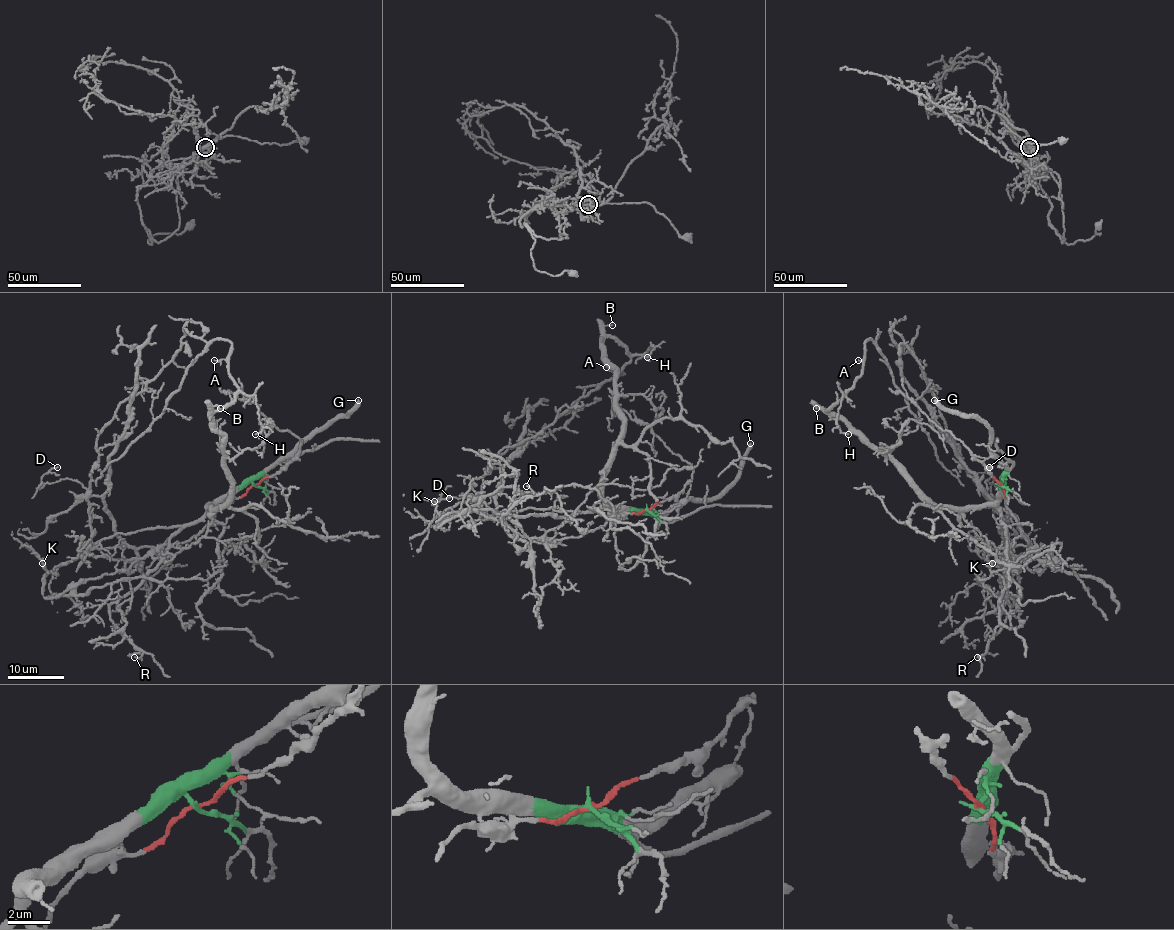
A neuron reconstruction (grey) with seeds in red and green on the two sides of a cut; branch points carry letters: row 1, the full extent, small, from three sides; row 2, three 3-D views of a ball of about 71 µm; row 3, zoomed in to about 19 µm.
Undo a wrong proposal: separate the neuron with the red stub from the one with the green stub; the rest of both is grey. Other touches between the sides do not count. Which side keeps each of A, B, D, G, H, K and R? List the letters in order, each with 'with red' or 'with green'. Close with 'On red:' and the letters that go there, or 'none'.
A: with green
B: with green
D: with red
G: with green
H: with green
K: with red
R: with green
On red: D, K

